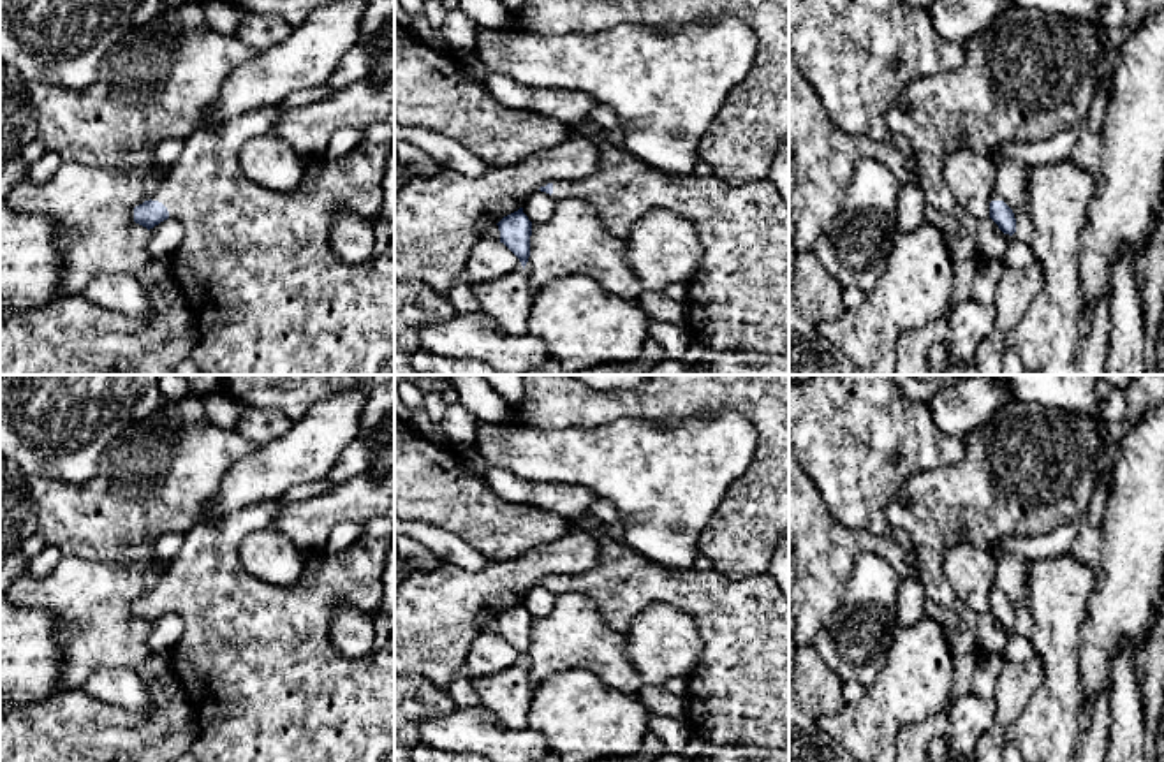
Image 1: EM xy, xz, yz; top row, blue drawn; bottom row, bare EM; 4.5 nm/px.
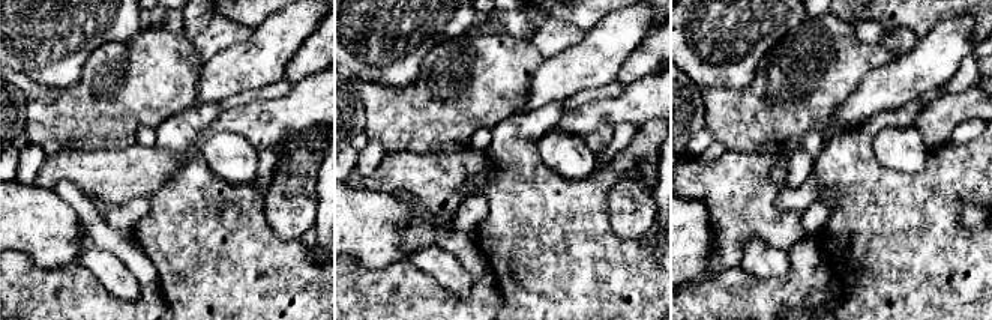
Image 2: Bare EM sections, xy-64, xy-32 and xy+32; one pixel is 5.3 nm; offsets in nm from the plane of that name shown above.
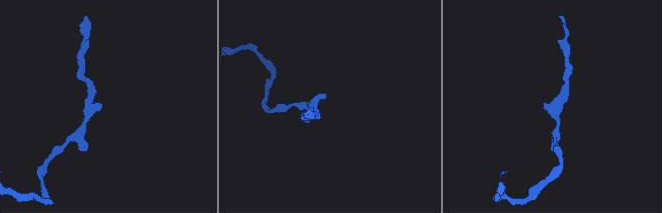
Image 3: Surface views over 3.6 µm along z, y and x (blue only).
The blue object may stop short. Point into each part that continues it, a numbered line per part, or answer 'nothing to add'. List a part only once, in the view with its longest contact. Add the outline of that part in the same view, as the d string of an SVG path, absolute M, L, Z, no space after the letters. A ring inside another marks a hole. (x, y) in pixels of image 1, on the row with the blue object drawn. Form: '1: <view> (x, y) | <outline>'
1: xy (268, 298) | M266 107L201 125L183 139L178 162L151 197L183 227L183 239L169 257L169 275L192 310L197 341L190 359L203 375L394 375L394 243L359 264L338 260L329 250L329 216L338 208L379 220L394 127L368 127L357 148L336 160L306 164L298 188L276 192L243 174L239 150L252 137L271 136L282 114Z

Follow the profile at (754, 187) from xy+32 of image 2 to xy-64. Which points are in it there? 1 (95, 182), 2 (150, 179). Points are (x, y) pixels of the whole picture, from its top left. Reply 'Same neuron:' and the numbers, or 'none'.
Same neuron: 1, 2

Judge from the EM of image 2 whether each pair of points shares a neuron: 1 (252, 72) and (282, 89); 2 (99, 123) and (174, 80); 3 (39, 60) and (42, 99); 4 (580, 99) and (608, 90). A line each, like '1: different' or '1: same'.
1: different
2: same
3: different
4: same

